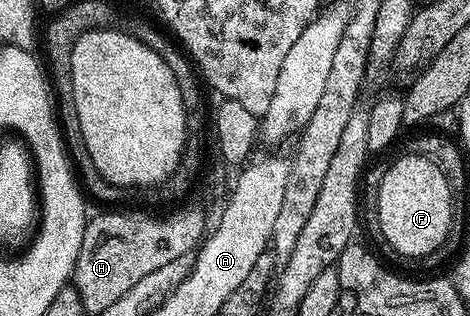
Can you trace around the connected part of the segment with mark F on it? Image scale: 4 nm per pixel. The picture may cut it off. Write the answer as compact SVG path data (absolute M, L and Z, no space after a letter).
M404 154L381 176L381 185L377 188L377 224L385 235L385 240L401 256L429 256L449 236L453 228L453 191L443 178L443 170L422 156Z

